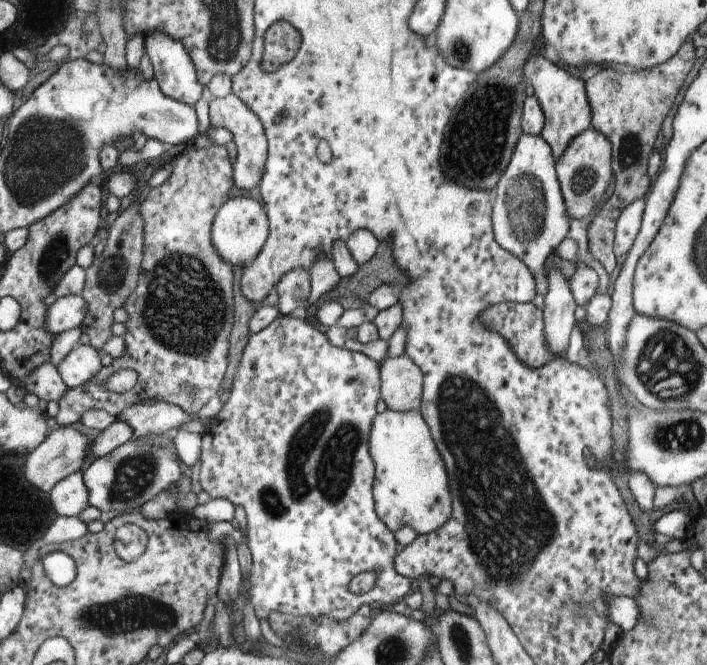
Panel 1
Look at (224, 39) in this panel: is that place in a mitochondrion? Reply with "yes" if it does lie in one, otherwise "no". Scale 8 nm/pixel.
yes

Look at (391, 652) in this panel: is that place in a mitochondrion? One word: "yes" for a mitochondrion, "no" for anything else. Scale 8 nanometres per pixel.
yes

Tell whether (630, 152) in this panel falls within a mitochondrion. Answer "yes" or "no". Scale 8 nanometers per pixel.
yes

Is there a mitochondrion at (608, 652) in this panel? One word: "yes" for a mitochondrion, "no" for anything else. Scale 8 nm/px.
no

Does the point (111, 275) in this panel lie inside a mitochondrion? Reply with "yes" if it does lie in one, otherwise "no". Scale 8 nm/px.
yes

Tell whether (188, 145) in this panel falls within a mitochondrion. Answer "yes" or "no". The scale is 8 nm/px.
no

